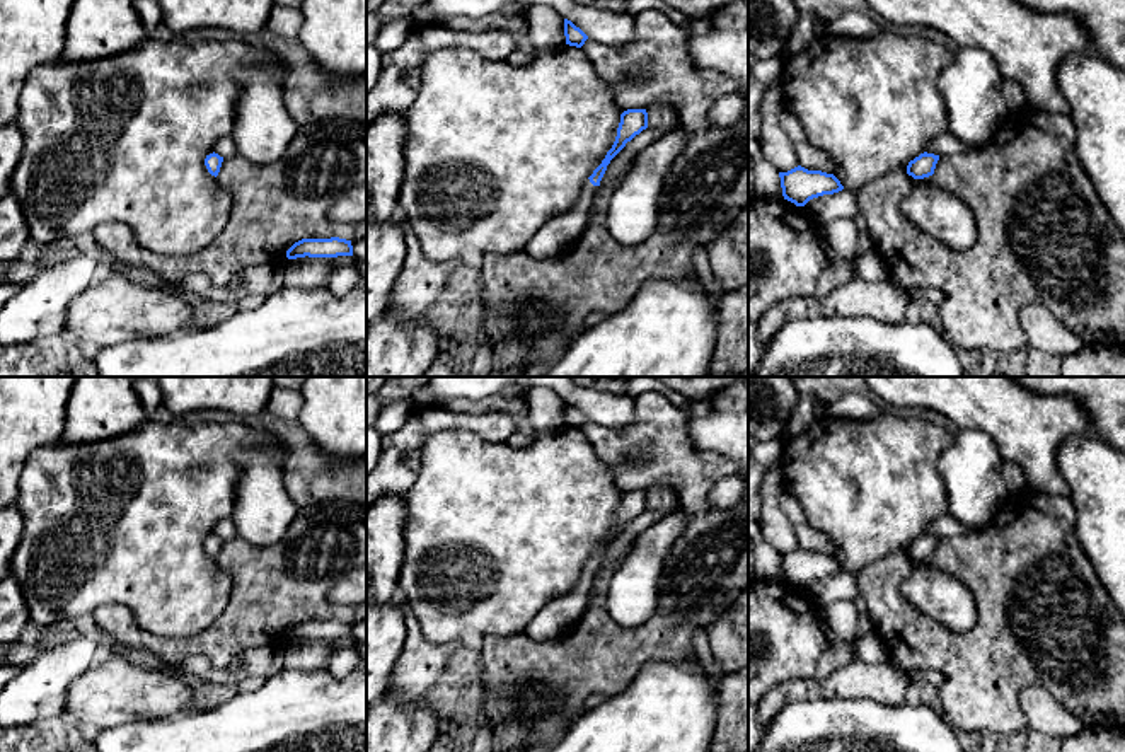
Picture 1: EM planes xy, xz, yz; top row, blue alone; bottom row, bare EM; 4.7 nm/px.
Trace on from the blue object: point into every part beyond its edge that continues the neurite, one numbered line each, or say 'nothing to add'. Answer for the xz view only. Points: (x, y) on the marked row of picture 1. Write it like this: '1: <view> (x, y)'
1: xz (556, 236)

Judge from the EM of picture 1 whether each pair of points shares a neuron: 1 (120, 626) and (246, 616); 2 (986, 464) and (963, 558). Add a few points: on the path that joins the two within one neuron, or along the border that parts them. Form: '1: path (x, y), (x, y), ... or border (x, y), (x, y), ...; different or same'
1: path (150, 643), (157, 647), (215, 643); same
2: border (1006, 500), (998, 514), (979, 531); different

